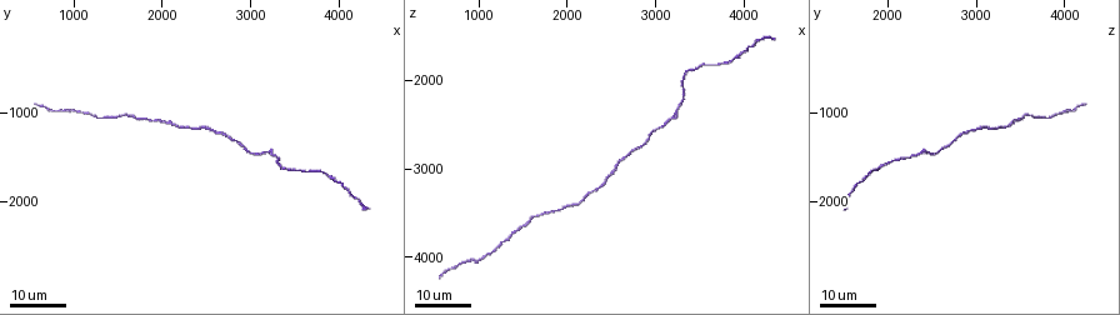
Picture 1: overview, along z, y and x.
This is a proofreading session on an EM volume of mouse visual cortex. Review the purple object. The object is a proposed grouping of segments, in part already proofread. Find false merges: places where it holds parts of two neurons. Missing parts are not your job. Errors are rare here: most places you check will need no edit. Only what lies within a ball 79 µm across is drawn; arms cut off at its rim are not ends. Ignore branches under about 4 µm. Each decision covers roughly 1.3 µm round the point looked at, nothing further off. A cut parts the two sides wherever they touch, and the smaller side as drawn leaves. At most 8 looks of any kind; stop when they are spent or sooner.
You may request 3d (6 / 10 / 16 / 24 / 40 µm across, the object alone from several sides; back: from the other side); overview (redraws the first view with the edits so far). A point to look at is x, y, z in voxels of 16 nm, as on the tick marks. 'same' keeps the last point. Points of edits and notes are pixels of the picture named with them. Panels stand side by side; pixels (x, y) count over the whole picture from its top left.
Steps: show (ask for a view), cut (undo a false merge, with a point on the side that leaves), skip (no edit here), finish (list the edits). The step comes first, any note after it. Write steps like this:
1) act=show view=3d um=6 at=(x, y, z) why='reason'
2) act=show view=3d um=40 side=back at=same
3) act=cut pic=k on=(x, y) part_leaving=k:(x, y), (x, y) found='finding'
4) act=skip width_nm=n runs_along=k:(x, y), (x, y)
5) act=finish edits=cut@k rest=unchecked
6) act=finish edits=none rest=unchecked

act=show view=3d um=24 at=(4000, 1800, 1700) why='thick turns thin'

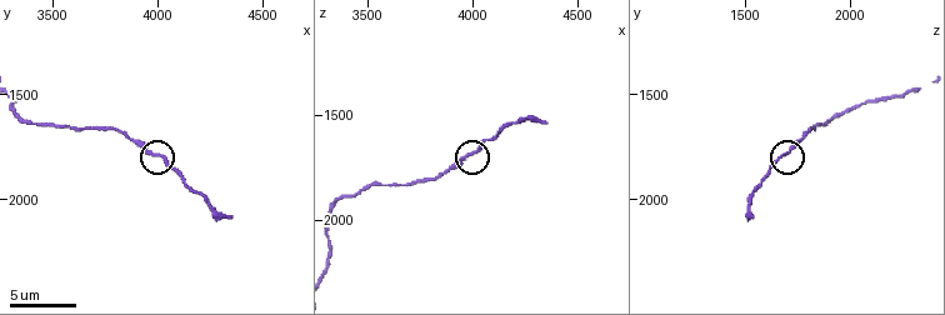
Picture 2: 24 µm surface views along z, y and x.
act=show view=3d um=10 at=(3980, 1790, 1700)

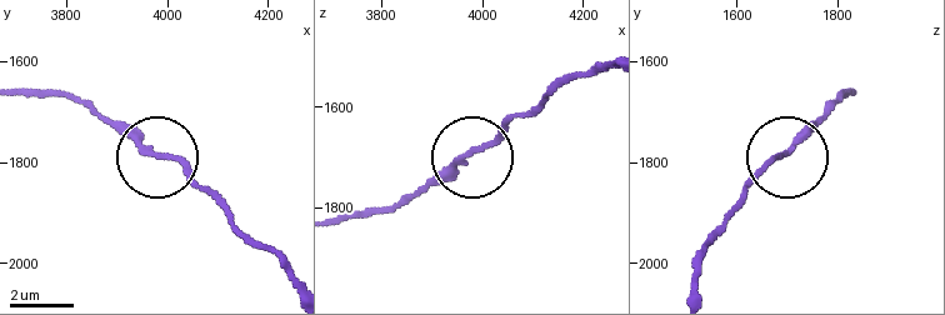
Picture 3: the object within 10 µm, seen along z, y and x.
act=show view=3d um=6 at=(3985, 1780, 1695)

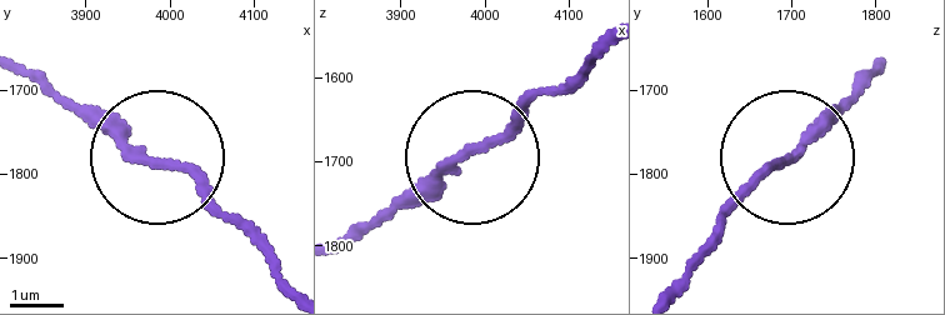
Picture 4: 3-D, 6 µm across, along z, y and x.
act=skip width_nm=180 runs_along=4:(881, 68), (688, 260) found='all the same neuron'

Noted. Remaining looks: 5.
act=show view=3d um=6 at=(3370, 1610, 1900) why='sudden change in width'

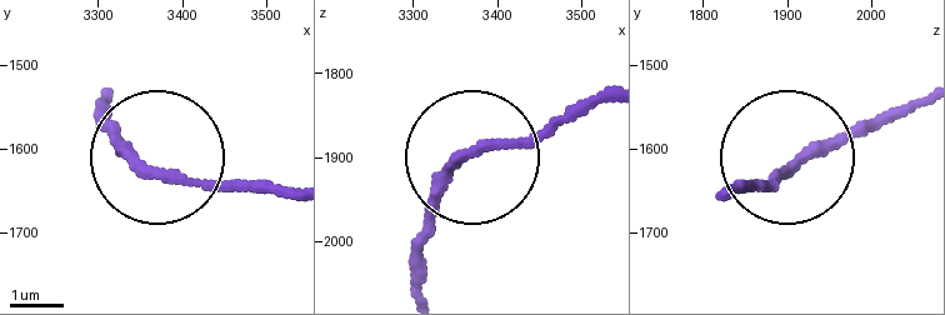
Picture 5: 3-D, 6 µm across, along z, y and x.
act=skip runs_along=5:(106, 94), (111, 130), (146, 161), (276, 193) found='continuous, no second neuron'

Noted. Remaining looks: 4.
act=show view=3d um=16 at=(3250, 1450, 2350) why='thick turns thin'

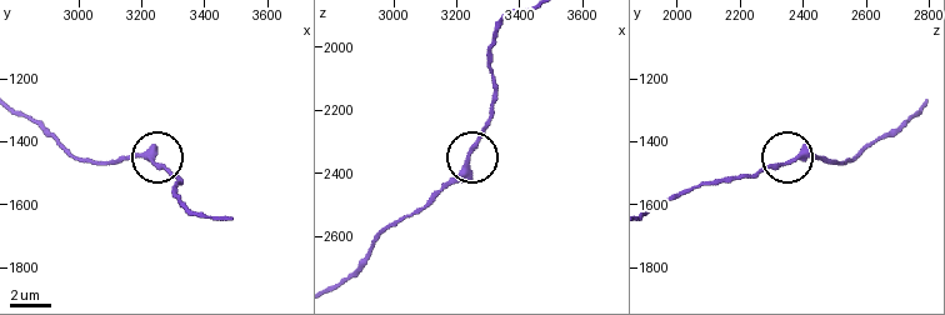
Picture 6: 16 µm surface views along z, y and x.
act=show view=3d um=6 at=(3250, 1470, 2310) why='closer look'

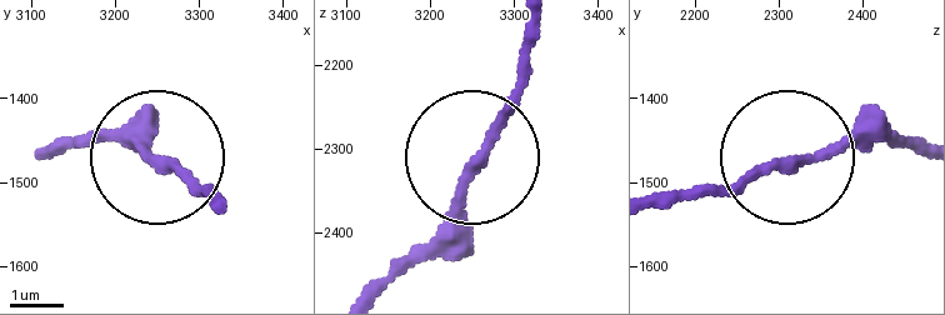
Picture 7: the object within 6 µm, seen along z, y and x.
act=skip runs_along=7:(920, 149), (853, 135), (683, 198) found='one neuron here'

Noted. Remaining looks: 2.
act=show view=3d um=24 at=(850, 1000, 4050) why='sudden change in width'

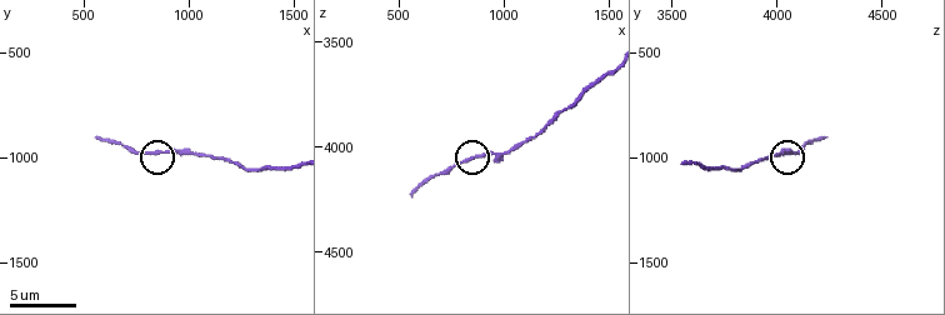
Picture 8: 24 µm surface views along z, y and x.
act=show view=3d um=10 at=(880, 970, 4050)

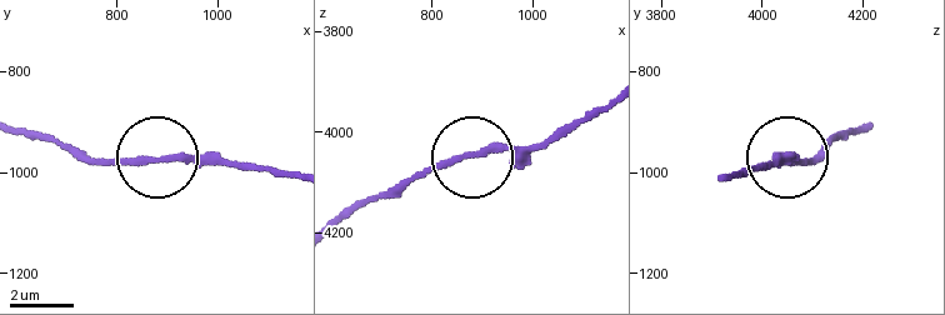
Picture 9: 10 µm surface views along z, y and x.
act=skip width_nm=210 runs_along=9:(724, 178), (775, 163), (813, 163) found='one neuron here'

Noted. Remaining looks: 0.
act=finish edits=none rest=unchecked

